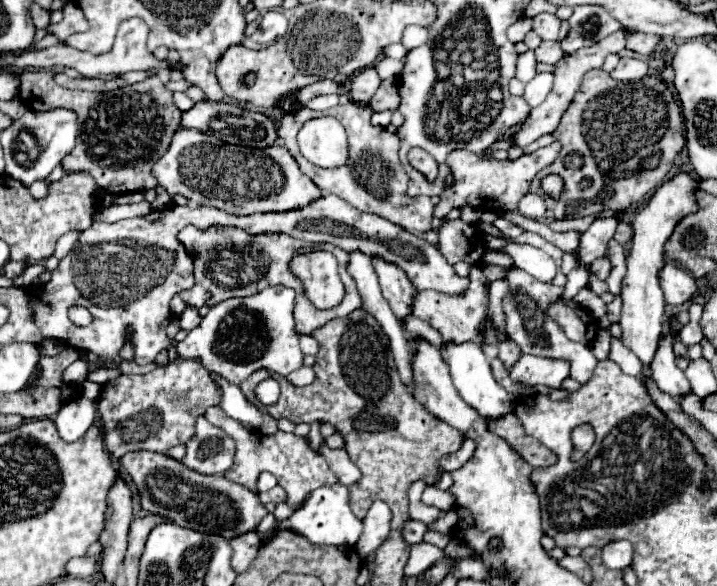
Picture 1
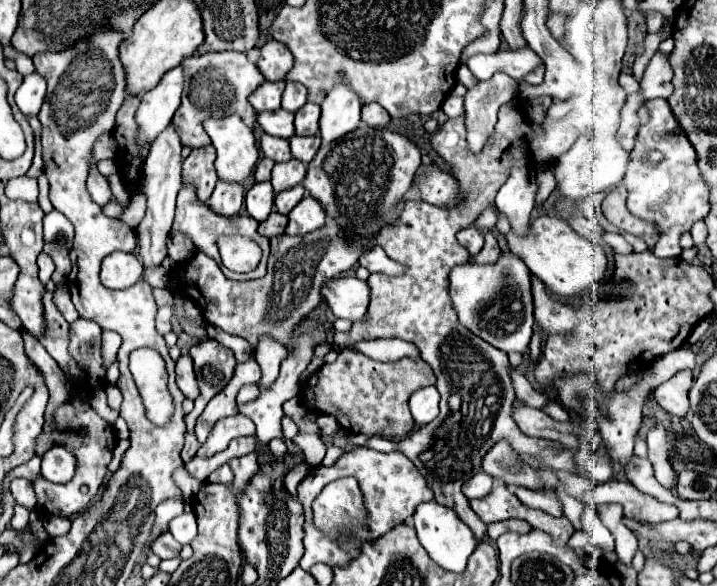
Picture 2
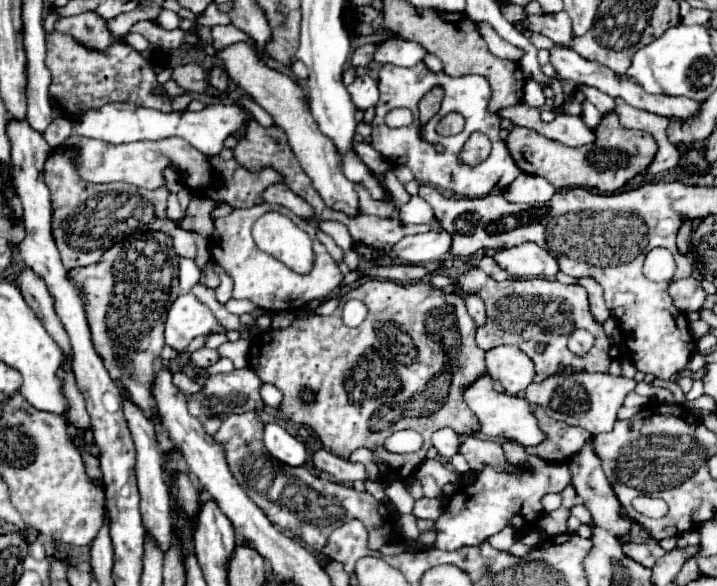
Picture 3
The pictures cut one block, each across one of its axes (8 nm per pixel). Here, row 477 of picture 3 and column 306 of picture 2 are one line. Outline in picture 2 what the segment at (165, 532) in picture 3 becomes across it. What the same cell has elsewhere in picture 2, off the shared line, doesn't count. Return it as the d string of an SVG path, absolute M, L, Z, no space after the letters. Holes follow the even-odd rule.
M292 136L290 138L290 148L292 148L294 158L308 164L320 148L320 138L318 136L308 136L308 138L306 136Z

